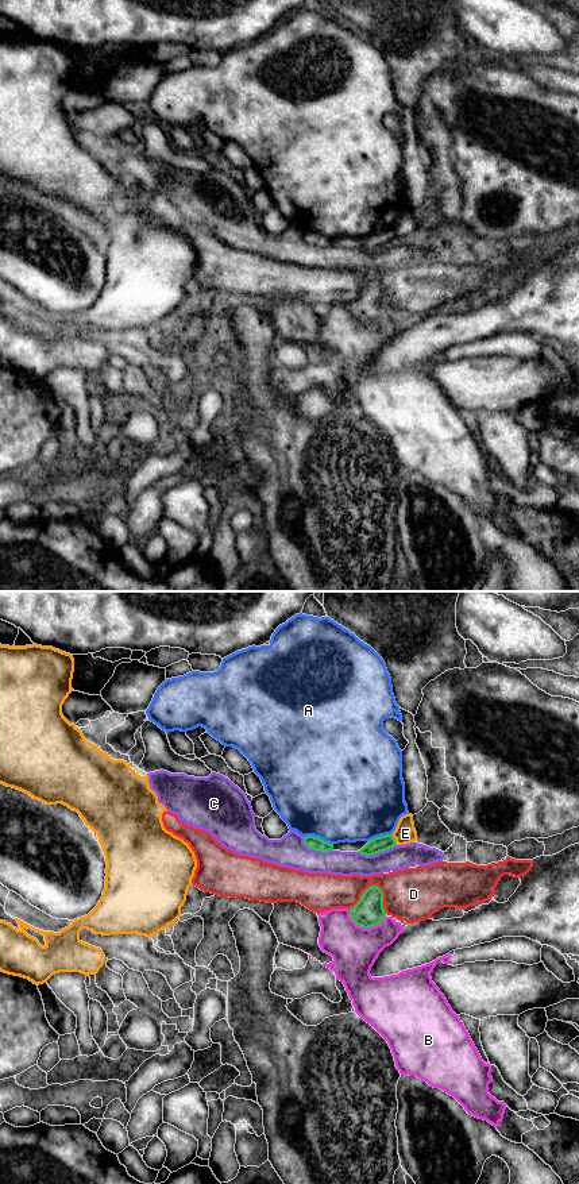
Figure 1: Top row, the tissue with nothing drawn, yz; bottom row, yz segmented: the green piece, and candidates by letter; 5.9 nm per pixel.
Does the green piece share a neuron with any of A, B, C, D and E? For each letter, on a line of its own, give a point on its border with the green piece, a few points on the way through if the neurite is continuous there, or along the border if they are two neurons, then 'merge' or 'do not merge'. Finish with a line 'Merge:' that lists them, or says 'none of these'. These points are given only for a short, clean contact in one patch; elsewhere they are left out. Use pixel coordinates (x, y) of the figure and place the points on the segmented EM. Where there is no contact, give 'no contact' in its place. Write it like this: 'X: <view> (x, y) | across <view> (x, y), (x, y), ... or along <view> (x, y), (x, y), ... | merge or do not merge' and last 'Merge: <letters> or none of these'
A: yz (317, 837) | do not merge
B: yz (365, 928) | do not merge
C: yz (375, 853) | do not merge
D: yz (363, 893) | along yz (382, 890), (377, 886), (370, 886), (348, 909) | do not merge
E: yz (394, 839) | do not merge
Merge: none of these

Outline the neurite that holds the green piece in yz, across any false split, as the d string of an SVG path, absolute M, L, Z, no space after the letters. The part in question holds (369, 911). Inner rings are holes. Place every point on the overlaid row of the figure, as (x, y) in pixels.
M370 886L360 900L350 909L350 917L363 929L379 925L386 917L382 890L378 886Z

